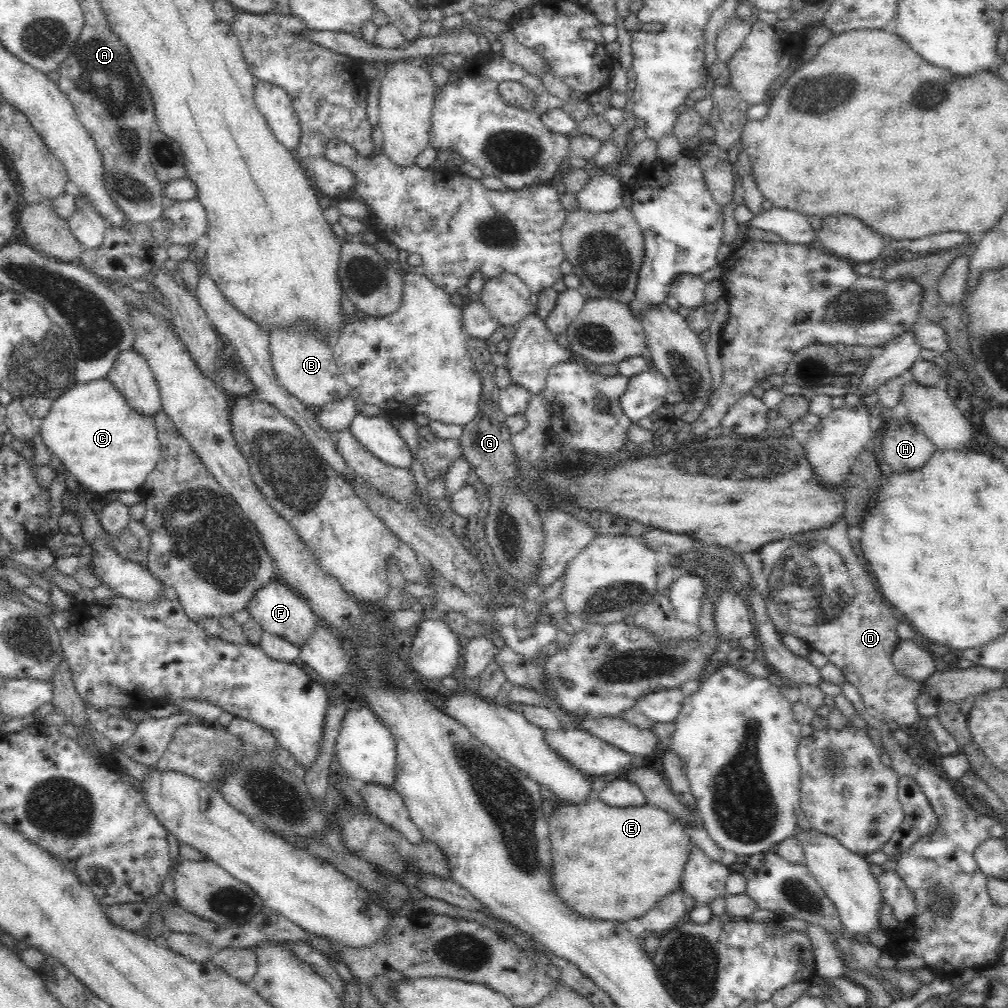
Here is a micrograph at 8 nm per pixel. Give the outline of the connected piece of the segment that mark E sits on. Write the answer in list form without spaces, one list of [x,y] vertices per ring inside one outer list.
[[[594,796],[580,808],[555,806],[548,827],[553,860],[551,881],[557,896],[581,916],[602,921],[639,921],[650,908],[681,886],[684,867],[694,850],[684,823],[647,803],[638,807],[612,807]]]

